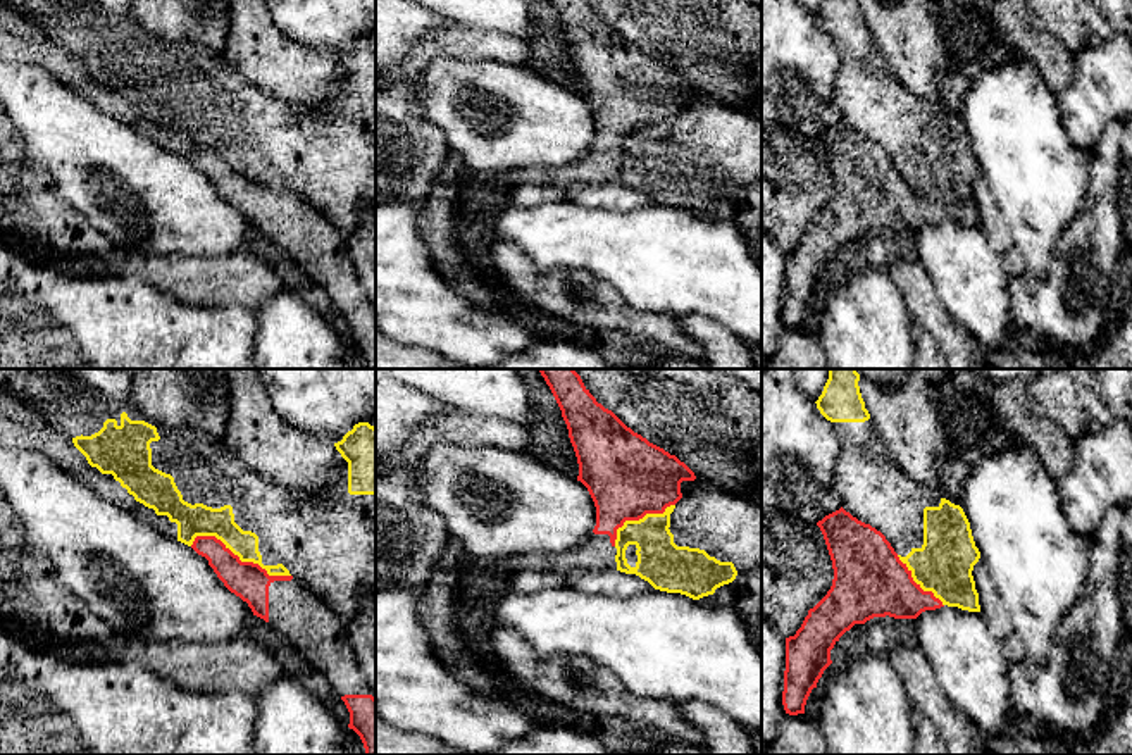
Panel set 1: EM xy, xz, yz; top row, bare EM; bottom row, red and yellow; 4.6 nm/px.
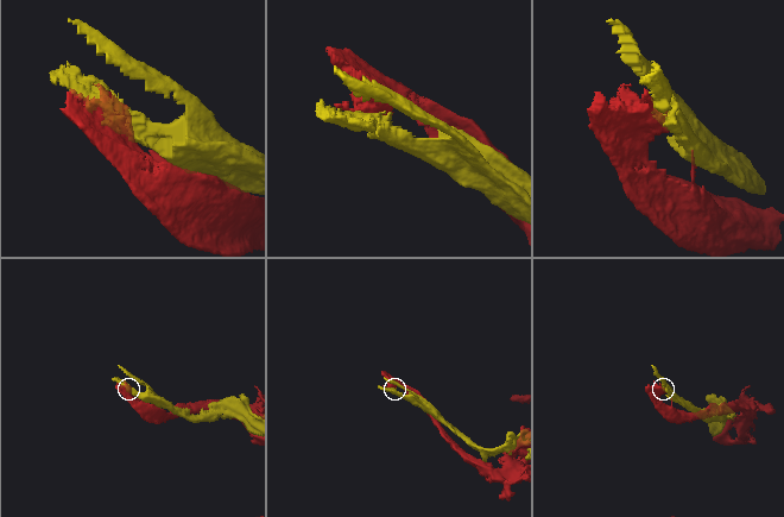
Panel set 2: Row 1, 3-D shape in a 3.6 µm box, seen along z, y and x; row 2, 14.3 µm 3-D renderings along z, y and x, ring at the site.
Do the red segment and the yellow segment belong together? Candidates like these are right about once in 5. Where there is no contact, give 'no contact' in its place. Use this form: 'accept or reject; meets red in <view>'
reject; meets red in xy

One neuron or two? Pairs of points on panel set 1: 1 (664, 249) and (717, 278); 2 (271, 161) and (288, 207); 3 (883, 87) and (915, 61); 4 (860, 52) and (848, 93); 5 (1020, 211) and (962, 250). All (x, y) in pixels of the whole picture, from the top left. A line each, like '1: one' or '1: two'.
1: one
2: two
3: two
4: one
5: two

